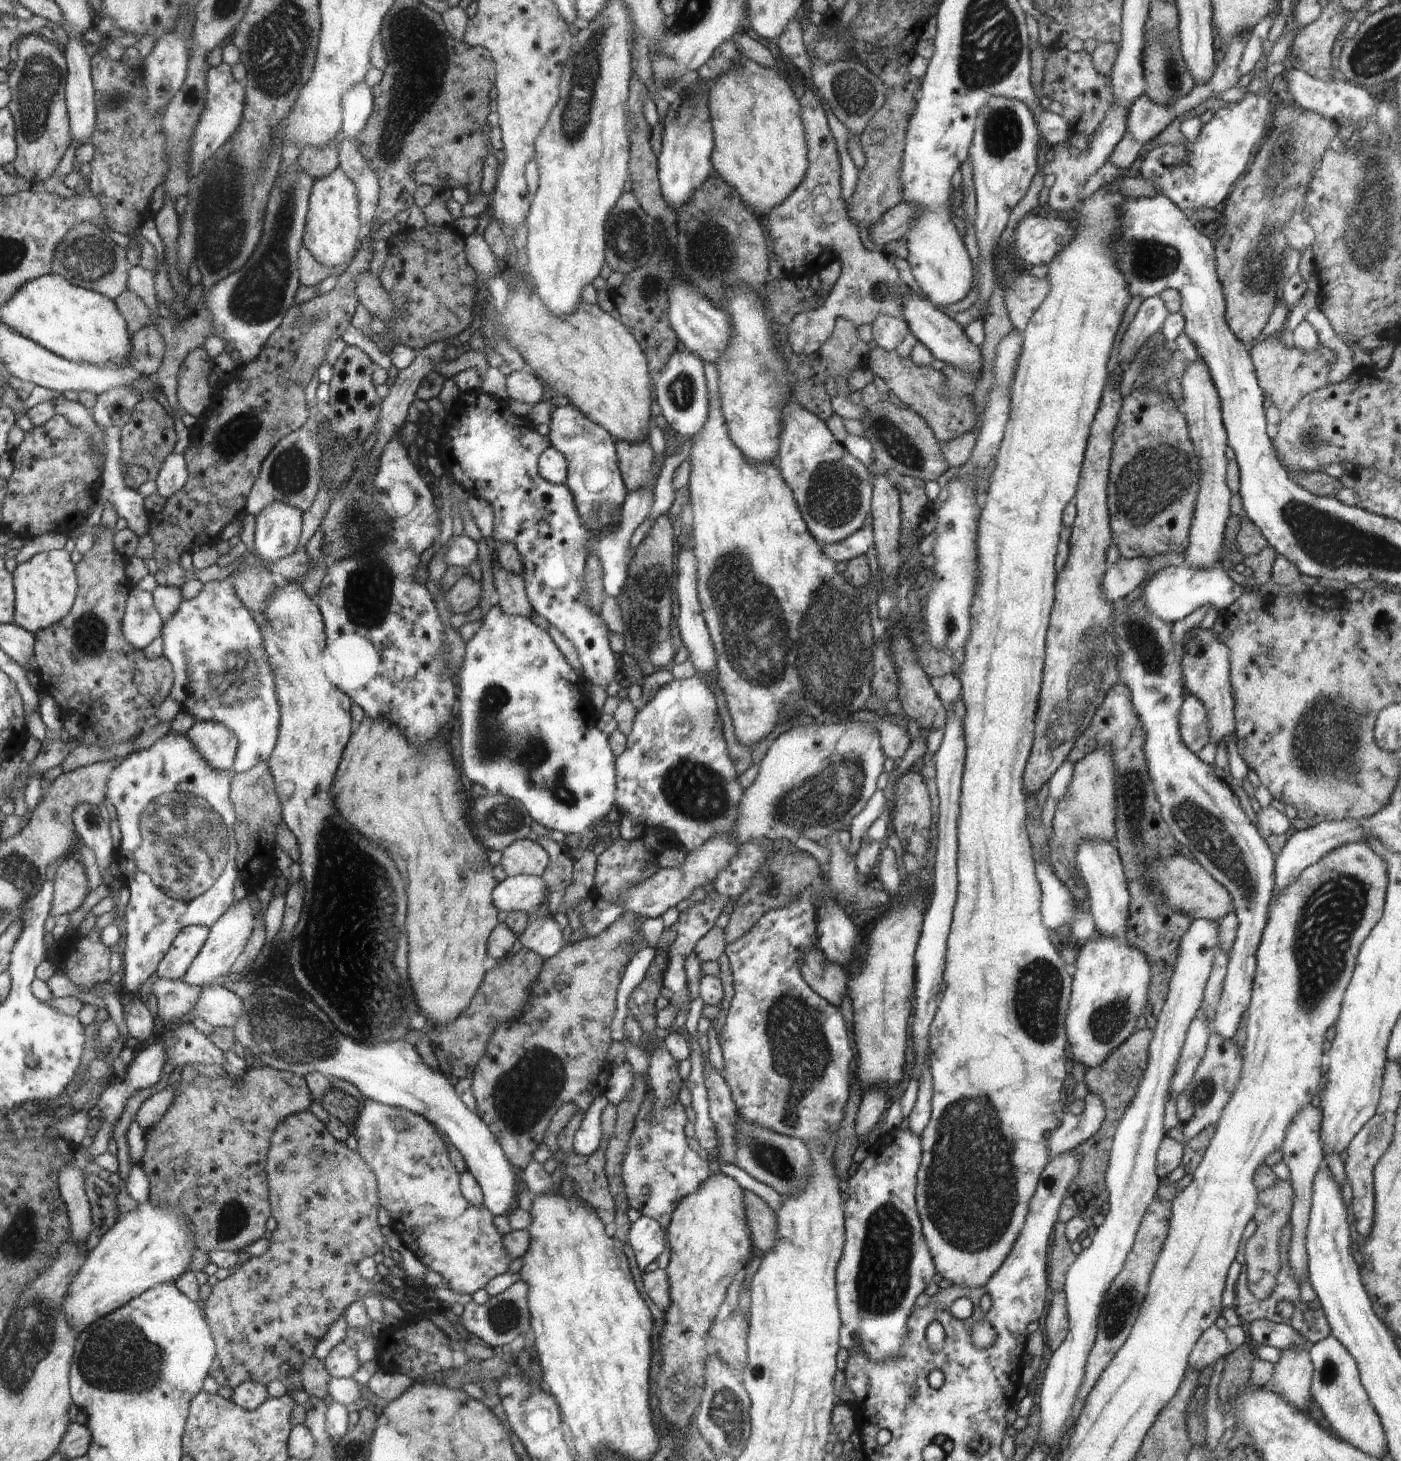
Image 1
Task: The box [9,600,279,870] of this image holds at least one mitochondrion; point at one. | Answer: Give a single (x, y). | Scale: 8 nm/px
(232, 677)

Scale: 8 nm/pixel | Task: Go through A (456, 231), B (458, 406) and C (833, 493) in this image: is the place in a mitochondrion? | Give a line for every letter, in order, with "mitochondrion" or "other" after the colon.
A: other
B: other
C: mitochondrion

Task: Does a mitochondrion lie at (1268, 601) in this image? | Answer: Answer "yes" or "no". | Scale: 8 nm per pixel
no

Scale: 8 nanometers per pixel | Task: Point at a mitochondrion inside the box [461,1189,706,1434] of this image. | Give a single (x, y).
(678, 1387)

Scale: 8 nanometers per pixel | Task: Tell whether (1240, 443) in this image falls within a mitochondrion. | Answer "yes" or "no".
no

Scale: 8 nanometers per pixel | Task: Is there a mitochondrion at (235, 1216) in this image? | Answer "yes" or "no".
yes

